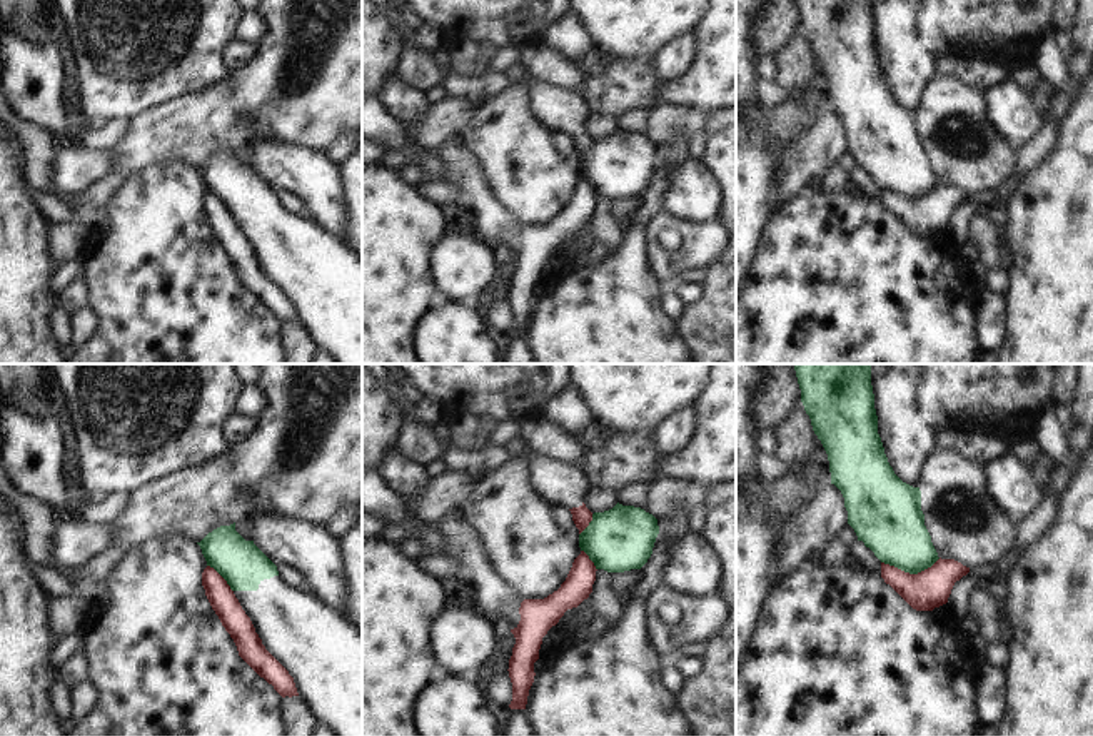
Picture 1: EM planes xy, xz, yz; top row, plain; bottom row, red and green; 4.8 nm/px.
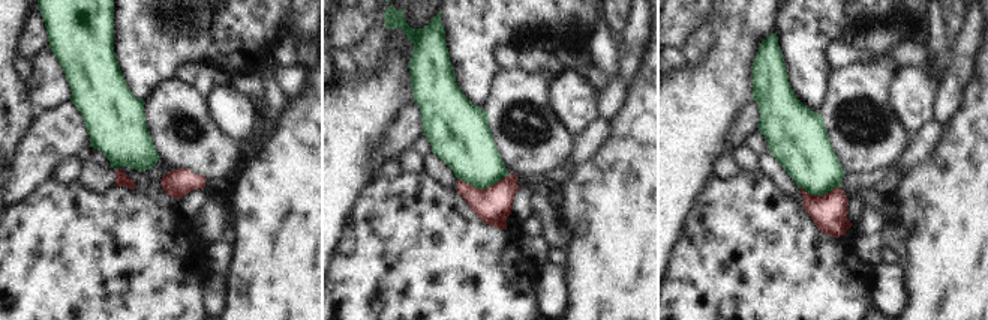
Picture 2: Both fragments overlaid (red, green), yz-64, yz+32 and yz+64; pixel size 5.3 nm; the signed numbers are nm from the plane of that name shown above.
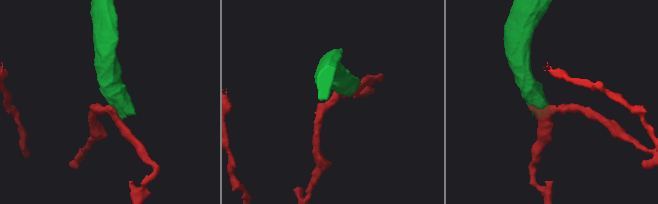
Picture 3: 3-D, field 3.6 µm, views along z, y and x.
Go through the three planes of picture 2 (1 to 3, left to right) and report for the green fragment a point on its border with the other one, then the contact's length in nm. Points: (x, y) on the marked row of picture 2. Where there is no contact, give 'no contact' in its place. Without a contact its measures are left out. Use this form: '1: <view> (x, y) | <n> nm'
1: no contact
2: yz+32 (483, 190) | 280 nm
3: yz+64 (819, 196) | 220 nm

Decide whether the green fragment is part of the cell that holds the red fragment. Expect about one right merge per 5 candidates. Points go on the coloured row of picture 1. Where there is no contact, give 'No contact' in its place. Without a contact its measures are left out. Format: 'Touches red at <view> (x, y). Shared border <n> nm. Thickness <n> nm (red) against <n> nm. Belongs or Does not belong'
Touches red at yz (908, 573). Shared border 280 nm. Thickness 190 nm (red) against 320 nm. Does not belong.

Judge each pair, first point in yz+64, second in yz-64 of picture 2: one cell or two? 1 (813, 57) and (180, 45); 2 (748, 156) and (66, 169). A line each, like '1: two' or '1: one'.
1: one
2: one

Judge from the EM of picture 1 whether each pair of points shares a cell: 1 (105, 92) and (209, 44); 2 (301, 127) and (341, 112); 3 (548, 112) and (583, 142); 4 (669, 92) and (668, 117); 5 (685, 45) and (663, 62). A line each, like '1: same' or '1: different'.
1: same
2: same
3: same
4: different
5: same

